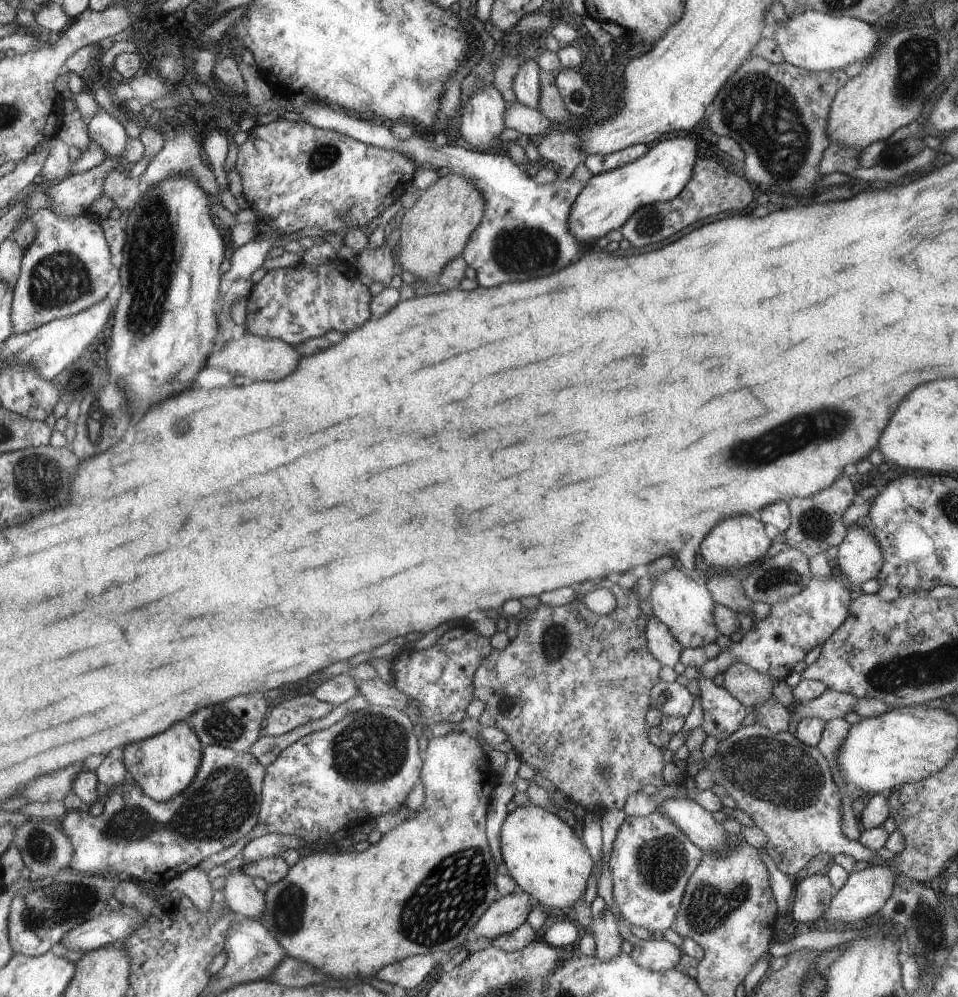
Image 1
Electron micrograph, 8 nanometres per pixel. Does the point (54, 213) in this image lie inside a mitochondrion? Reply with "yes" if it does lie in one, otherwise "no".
no

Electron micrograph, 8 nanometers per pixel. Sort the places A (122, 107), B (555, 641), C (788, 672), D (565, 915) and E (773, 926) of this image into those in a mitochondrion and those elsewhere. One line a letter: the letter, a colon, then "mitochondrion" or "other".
A: other
B: mitochondrion
C: other
D: other
E: other

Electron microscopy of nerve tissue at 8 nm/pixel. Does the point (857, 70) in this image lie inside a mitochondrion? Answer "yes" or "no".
no

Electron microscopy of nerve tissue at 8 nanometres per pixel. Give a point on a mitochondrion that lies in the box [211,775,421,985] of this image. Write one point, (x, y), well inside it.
(289, 908)

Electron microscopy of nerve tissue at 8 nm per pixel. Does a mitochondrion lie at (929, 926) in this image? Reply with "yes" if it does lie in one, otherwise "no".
yes

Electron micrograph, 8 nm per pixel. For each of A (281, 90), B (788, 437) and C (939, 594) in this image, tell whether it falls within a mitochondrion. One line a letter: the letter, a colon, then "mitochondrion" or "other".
A: other
B: mitochondrion
C: other

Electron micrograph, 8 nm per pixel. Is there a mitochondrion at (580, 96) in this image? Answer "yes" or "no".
yes

